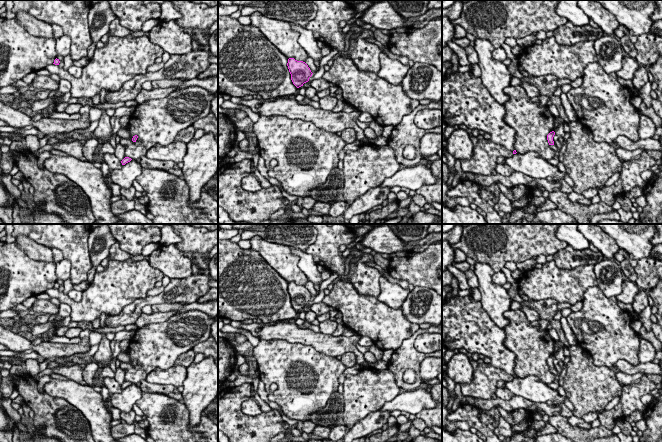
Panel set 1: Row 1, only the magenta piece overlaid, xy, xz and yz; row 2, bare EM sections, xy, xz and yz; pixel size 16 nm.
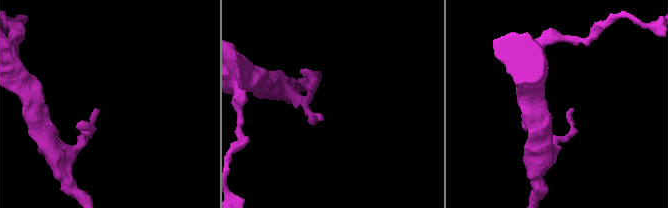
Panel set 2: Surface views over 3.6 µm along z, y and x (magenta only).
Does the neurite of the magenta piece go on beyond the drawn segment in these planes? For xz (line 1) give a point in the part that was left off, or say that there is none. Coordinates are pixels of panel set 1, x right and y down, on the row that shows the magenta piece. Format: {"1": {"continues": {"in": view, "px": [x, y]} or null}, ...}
{"1": {"continues": null}}

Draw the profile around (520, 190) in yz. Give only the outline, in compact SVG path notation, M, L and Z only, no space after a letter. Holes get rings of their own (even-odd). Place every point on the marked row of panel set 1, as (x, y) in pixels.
M518 184L513 187L511 187L514 198L511 200L511 203L518 201L523 196L533 196L532 190L533 188L526 186L524 184Z

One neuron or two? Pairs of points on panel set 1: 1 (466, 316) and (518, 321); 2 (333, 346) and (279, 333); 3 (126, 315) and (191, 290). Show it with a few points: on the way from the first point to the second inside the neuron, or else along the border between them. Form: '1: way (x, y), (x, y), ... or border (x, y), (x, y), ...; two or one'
1: border (503, 329), (505, 334), (504, 345), (512, 351); two
2: way (320, 341), (292, 333); one
3: way (142, 302), (160, 299), (175, 292); one

